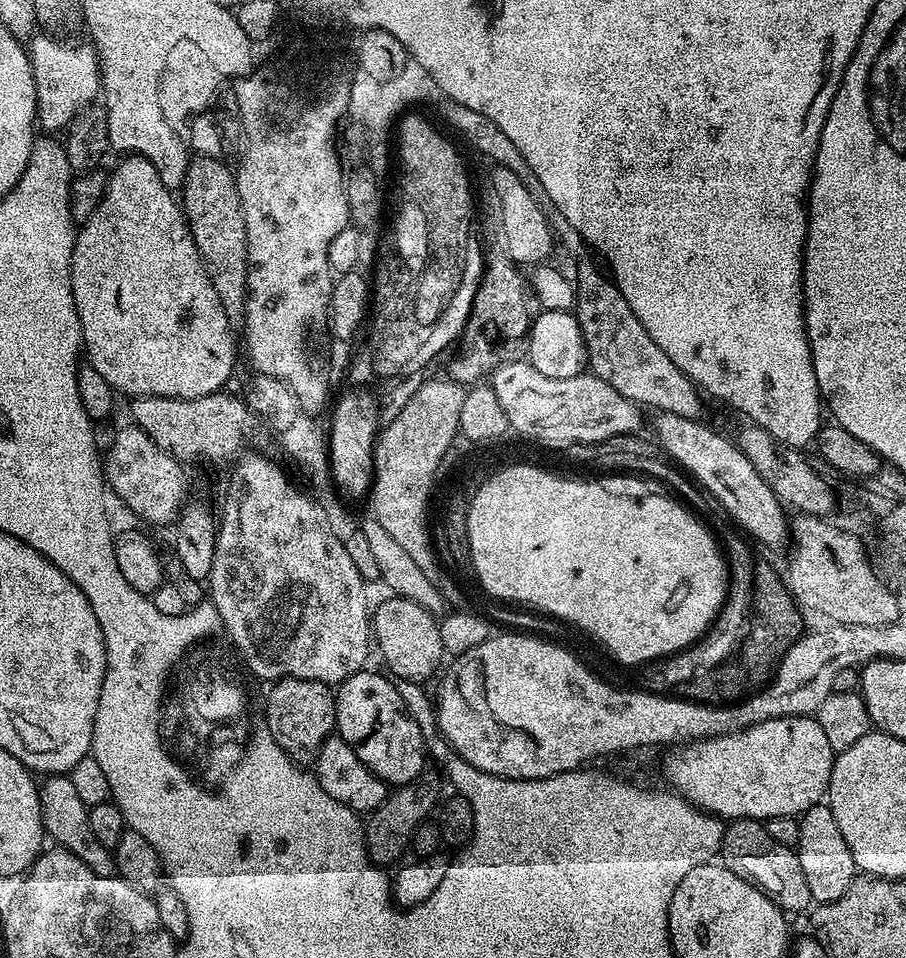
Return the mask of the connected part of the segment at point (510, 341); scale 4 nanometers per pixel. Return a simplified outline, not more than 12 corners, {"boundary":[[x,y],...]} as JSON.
{"boundary":[[504,241],[484,273],[447,375],[461,386],[521,359],[530,284]]}

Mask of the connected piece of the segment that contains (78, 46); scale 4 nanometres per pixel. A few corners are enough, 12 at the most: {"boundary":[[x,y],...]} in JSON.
{"boundary":[[28,42],[37,121],[63,131],[101,93],[88,42]]}

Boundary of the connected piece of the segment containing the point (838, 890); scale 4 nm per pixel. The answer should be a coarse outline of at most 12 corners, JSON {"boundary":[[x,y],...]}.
{"boundary":[[827,803],[799,817],[796,853],[817,905],[858,869]]}

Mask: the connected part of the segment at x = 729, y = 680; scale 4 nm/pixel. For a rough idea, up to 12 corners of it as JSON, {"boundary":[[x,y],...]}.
{"boundary":[[748,555],[748,604],[716,664],[655,691],[727,706],[759,692],[806,631],[766,557]]}

